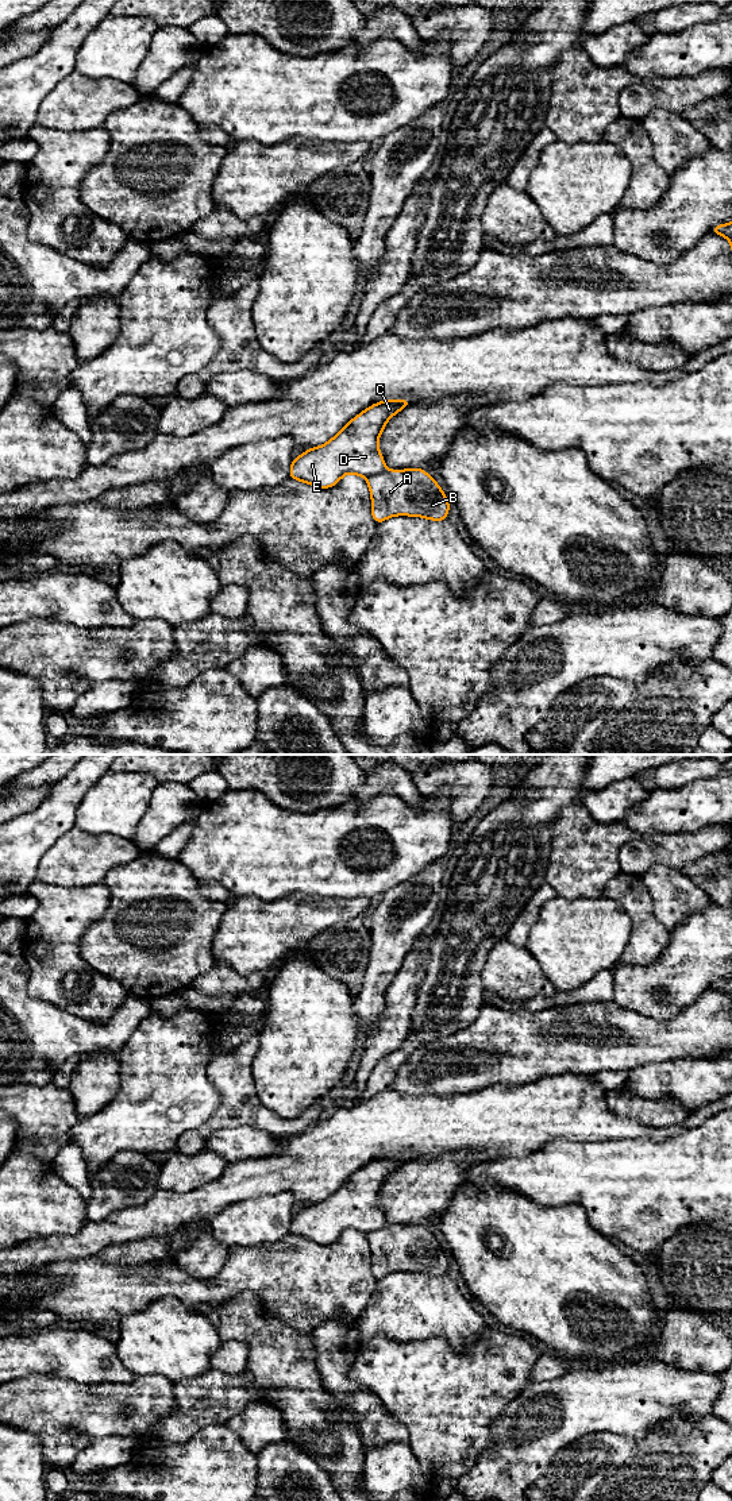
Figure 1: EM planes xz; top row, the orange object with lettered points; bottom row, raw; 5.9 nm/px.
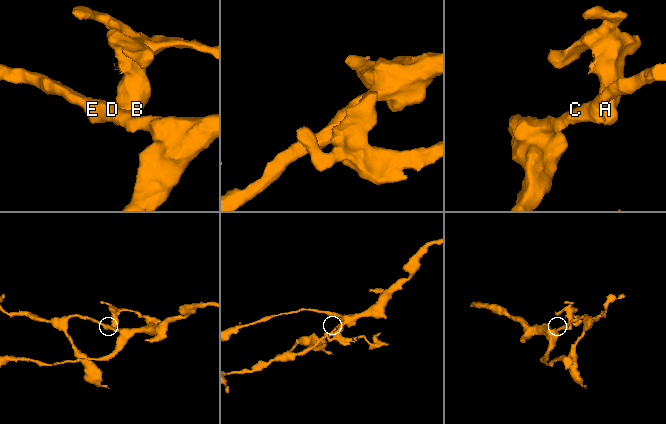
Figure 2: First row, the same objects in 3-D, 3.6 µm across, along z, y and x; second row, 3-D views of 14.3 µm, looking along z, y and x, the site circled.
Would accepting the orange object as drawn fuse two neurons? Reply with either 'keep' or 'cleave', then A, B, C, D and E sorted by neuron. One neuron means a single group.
cleave; A B / C D E

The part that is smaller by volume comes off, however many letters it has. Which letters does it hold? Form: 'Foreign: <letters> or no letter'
Foreign: A, B

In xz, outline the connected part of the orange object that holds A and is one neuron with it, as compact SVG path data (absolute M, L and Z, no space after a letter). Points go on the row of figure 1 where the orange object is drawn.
M424 468L385 470L367 479L371 518L380 524L393 516L447 520L450 502Z

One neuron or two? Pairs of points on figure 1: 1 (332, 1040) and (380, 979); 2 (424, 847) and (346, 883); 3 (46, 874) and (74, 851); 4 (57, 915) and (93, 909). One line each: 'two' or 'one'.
1: two
2: one
3: one
4: one

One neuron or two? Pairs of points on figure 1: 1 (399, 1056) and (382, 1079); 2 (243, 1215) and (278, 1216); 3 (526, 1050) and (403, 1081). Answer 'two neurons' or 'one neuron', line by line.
1: one neuron
2: one neuron
3: one neuron

